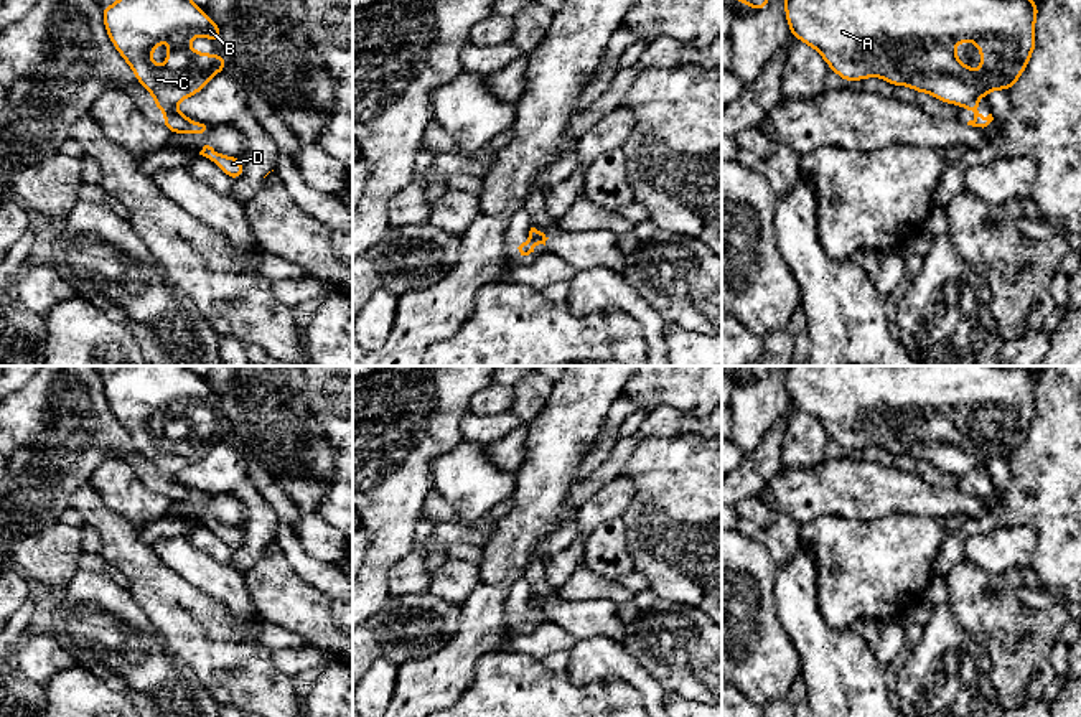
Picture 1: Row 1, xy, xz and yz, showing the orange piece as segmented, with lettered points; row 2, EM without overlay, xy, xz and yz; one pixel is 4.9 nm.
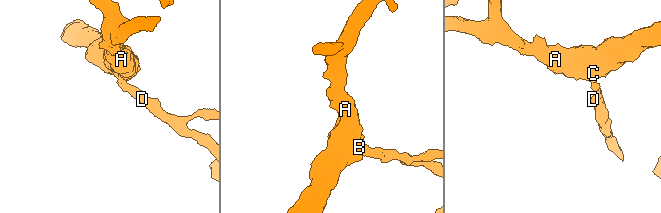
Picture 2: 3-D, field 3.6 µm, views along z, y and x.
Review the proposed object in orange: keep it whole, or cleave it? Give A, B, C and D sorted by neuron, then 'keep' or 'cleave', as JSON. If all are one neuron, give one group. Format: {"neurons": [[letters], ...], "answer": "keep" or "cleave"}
{"neurons": [["A", "B", "C"], ["D"]], "answer": "cleave"}

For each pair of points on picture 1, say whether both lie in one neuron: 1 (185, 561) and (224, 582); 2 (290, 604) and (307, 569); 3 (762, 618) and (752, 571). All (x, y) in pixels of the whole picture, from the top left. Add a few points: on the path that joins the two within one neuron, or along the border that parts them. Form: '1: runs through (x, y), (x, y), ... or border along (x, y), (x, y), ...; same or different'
1: runs through (195, 566), (215, 579); same
2: border along (280, 544), (289, 564), (332, 600); different
3: runs through (752, 607), (752, 582); same

